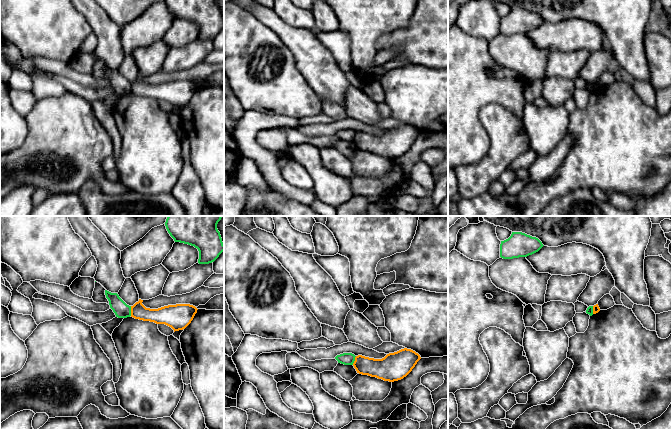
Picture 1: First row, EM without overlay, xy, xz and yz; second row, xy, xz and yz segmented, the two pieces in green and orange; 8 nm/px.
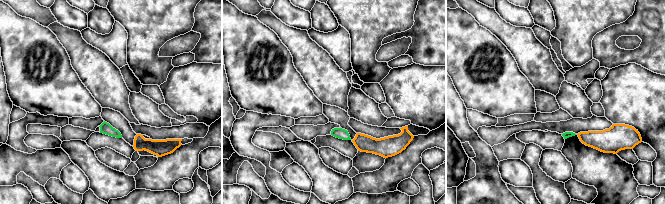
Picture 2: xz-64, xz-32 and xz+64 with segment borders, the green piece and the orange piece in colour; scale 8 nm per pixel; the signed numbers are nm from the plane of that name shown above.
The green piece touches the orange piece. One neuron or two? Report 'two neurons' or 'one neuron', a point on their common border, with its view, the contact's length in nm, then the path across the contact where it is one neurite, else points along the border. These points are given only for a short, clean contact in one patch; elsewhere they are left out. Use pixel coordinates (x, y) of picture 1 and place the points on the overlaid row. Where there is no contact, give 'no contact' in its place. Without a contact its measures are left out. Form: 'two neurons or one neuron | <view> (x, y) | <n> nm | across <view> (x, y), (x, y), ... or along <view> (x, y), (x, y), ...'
two neurons | xy (130, 311) | 80 nm | along xy (130, 306), (131, 315)

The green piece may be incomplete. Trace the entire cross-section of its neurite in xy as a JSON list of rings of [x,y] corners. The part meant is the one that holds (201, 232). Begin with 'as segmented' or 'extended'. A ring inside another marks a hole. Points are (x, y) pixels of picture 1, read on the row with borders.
as segmented; [[[168,216],[165,222],[166,229],[175,242],[194,246],[199,251],[199,264],[214,262],[224,251],[224,244],[217,224],[222,216]]]

